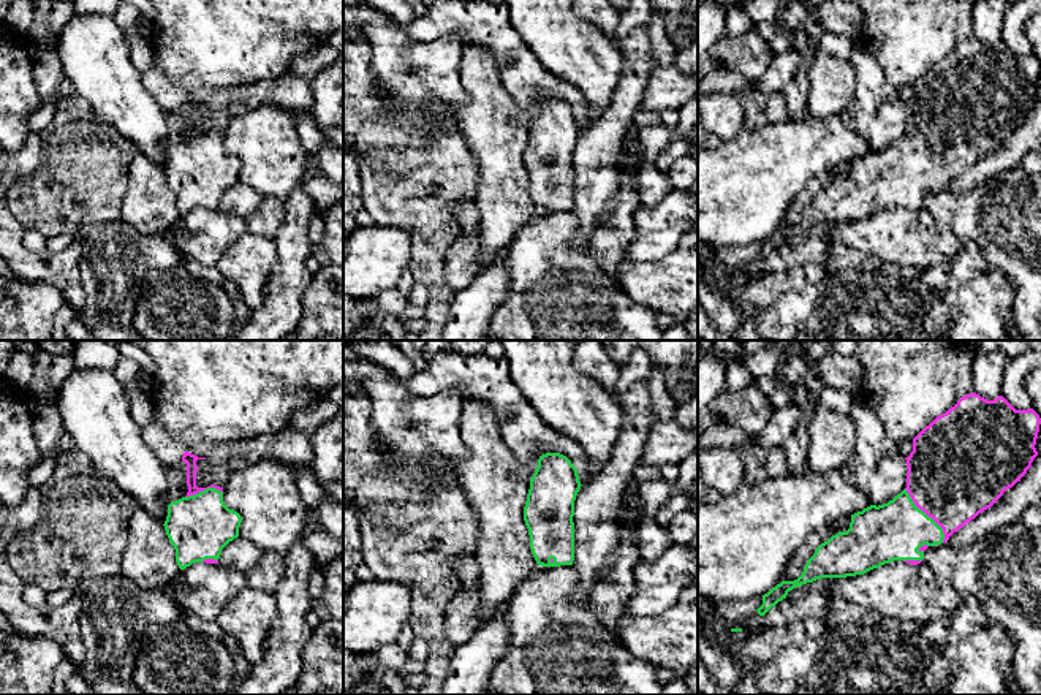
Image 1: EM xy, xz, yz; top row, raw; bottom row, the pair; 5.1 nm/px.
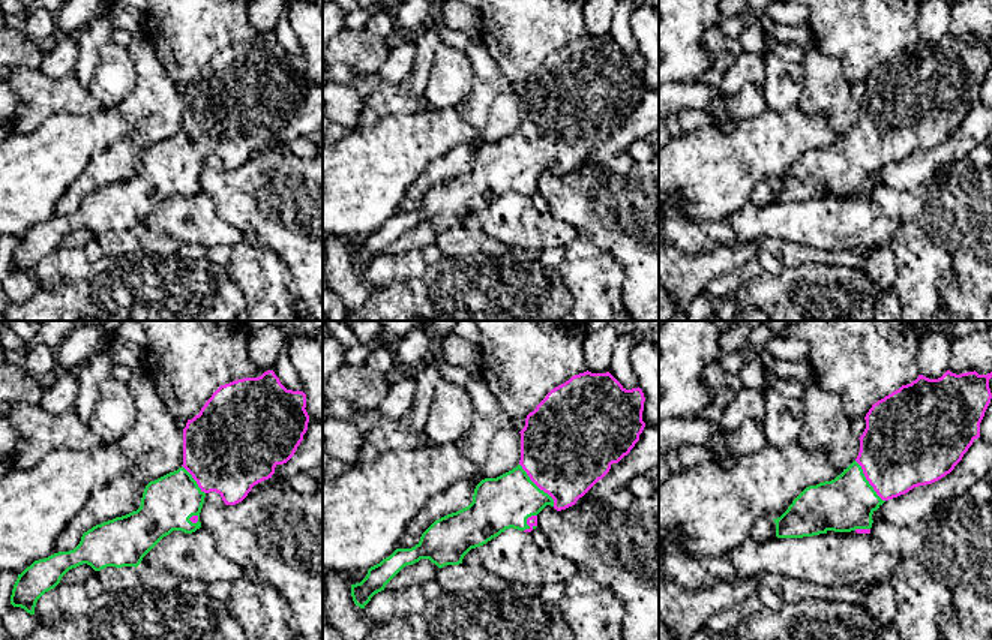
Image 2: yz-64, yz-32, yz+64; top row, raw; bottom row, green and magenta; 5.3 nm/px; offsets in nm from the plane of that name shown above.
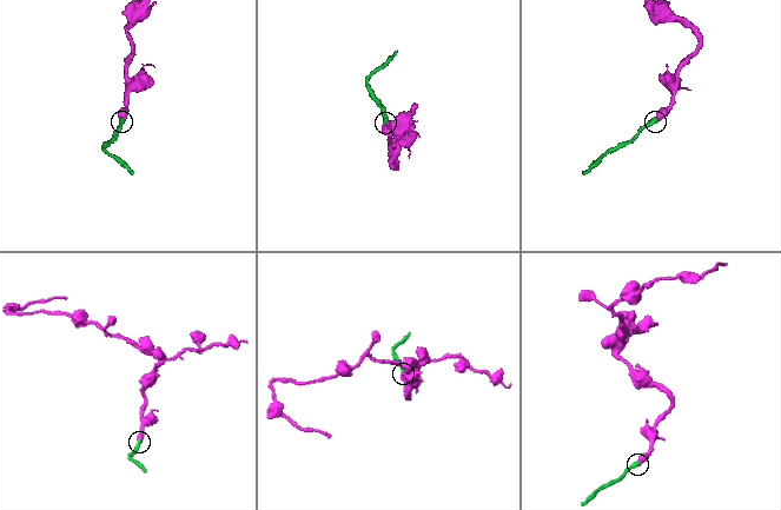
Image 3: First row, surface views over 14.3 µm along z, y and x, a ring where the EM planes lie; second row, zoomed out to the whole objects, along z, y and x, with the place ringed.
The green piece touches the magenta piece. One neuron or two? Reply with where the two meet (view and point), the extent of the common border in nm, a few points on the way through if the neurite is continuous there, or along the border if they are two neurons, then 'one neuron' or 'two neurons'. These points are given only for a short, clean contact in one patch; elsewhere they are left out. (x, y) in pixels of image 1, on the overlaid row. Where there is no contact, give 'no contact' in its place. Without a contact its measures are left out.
contact yz (926, 515); length 340 nm; one neuron

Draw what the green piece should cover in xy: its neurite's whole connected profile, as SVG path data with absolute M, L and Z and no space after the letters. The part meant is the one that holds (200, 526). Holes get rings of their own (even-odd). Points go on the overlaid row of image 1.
M184 453L188 492L168 505L163 524L180 570L195 562L218 564L221 549L239 537L242 522L240 515L225 505L223 488L196 486L198 459L206 458Z

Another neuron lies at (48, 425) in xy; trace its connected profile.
M47 402L33 418L33 432L41 454L57 456L60 453L59 442L66 431L55 402Z

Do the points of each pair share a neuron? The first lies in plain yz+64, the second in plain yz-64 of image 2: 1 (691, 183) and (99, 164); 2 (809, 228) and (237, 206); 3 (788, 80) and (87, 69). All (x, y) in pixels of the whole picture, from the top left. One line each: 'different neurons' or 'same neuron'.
1: different neurons
2: different neurons
3: different neurons

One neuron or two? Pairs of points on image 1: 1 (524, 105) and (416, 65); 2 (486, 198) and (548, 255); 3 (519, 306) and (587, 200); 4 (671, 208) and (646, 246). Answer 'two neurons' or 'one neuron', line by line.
1: two neurons
2: two neurons
3: two neurons
4: one neuron

